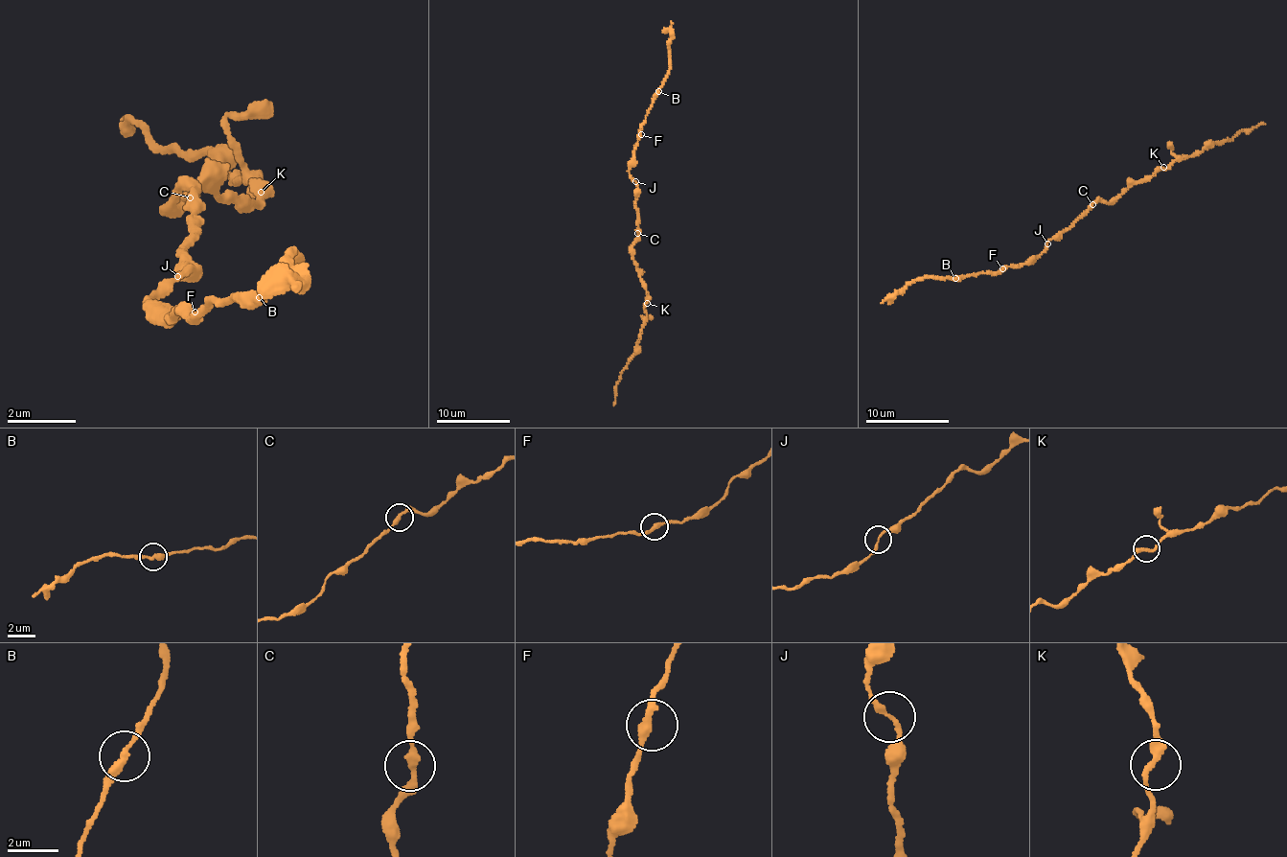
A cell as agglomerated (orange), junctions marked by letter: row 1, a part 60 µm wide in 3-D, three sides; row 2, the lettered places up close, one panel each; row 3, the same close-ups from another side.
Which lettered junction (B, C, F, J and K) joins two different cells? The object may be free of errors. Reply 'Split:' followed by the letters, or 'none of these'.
Split: none of these

